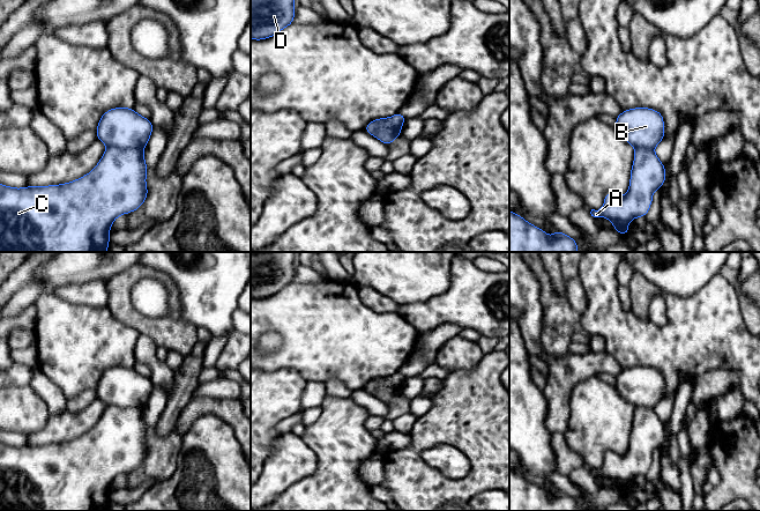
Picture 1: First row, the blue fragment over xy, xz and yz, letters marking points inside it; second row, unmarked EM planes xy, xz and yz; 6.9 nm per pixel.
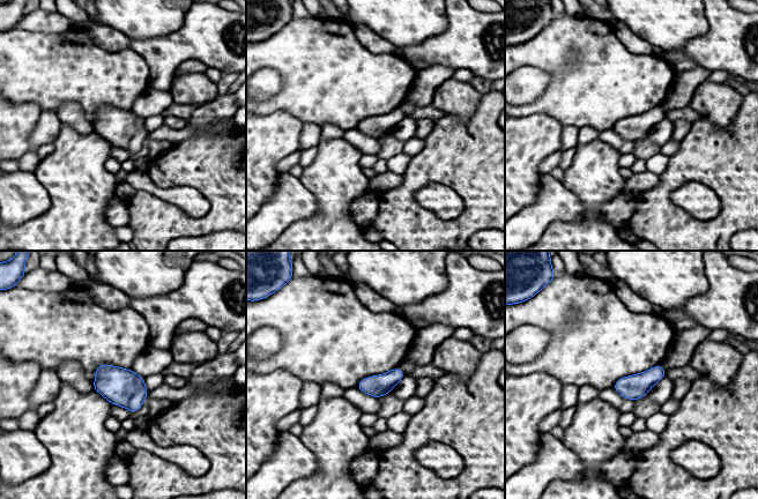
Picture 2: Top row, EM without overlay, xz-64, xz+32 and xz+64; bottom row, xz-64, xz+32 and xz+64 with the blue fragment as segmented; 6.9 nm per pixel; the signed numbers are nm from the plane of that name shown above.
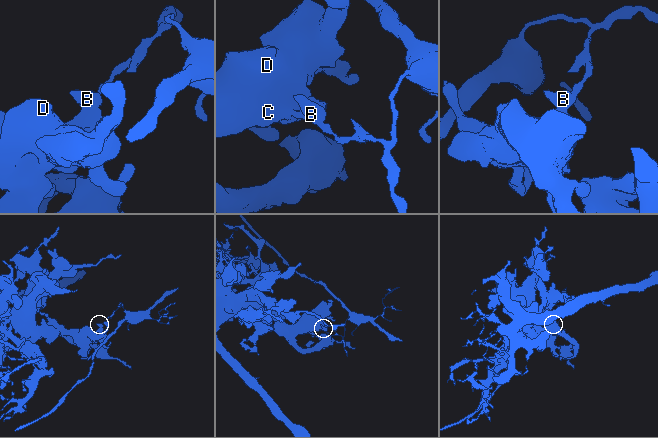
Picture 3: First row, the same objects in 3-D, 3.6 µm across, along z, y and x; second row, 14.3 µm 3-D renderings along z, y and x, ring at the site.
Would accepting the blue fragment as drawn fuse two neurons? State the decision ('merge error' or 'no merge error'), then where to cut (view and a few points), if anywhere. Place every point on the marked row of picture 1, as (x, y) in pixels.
merge error | xz (401, 125), (385, 125), (381, 121), (380, 126), (371, 134)

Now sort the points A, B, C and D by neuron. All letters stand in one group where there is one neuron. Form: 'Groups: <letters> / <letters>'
Groups: A C D / B

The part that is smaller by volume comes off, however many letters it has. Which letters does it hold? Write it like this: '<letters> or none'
B

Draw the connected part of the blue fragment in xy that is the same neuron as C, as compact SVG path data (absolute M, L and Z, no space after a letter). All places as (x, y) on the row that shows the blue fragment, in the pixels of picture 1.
M107 147L95 169L70 183L49 186L27 186L22 188L9 187L0 184L0 252L106 252L110 244L110 228L113 221L122 214L137 210L148 197L146 176L148 168L144 161L143 148L121 149Z

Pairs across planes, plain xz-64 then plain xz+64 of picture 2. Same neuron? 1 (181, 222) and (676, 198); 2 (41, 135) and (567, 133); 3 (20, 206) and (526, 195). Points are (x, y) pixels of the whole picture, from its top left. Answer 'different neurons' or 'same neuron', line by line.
1: different neurons
2: same neuron
3: different neurons

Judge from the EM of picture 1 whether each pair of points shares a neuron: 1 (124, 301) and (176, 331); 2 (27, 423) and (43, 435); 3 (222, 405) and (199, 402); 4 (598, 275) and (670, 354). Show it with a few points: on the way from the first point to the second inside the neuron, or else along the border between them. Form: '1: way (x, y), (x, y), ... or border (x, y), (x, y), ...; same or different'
1: way (133, 315), (143, 325), (162, 331); same
2: border (50, 414), (46, 422), (38, 430), (27, 436); different
3: way (216, 405), (205, 405); same
4: way (603, 298), (647, 345); same

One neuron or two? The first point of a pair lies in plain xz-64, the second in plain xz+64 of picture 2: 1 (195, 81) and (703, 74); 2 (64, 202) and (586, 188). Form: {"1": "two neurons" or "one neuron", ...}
{"1": "two neurons", "2": "one neuron"}

